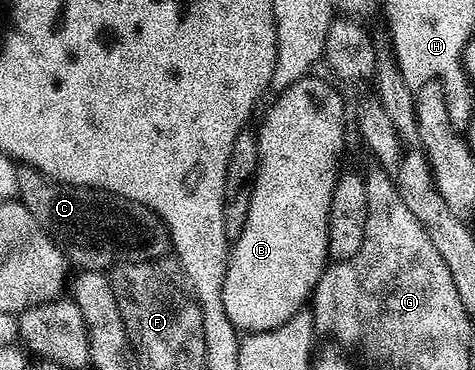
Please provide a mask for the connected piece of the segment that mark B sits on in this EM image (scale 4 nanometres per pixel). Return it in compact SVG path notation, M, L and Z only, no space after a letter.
M311 74L302 80L292 82L292 86L277 93L273 98L274 105L266 112L262 120L262 128L257 129L258 134L258 173L254 176L254 186L250 189L250 205L248 206L248 222L244 222L244 230L240 230L240 238L232 241L229 257L226 261L224 274L224 310L235 328L243 333L256 333L272 330L282 326L294 314L304 308L311 299L314 288L318 285L322 272L328 266L328 210L332 206L332 190L336 186L340 175L338 163L342 160L342 147L346 144L346 108L342 105L342 96L333 88L333 83L325 84L318 74Z

